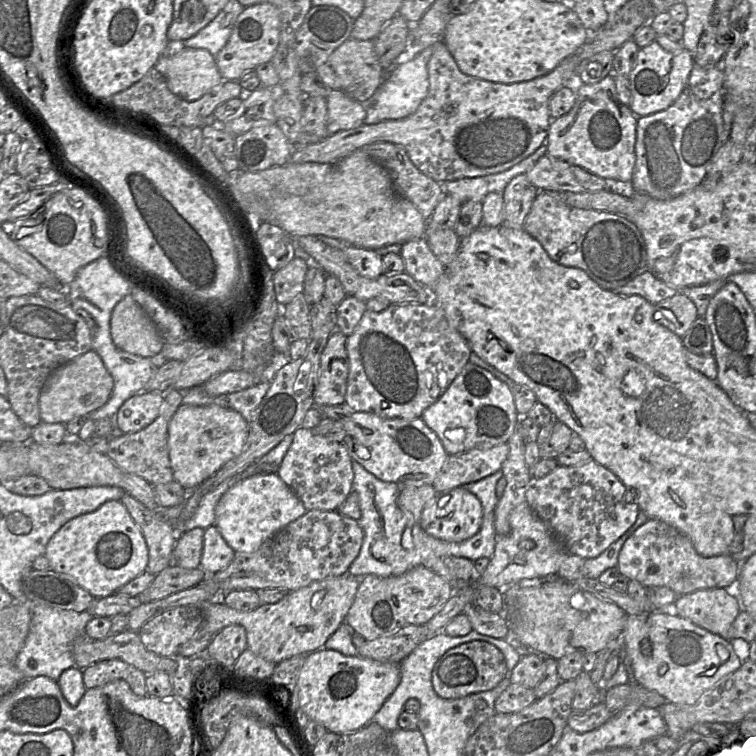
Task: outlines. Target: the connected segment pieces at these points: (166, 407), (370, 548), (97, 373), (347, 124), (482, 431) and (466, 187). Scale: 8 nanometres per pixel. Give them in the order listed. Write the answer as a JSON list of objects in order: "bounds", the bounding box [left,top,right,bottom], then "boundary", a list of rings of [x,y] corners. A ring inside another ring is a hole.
[{"bounds":[107,388,183,485],"boundary":[[[170,388],[165,392],[164,402],[157,418],[137,432],[113,434],[109,438],[107,456],[122,469],[145,479],[151,485],[166,484],[173,481],[168,448],[168,425],[174,413],[183,404],[183,395],[183,392],[176,388]]]},{"bounds":[349,460,503,577],"boundary":[[[354,460],[352,469],[354,473],[352,491],[358,494],[361,510],[361,517],[356,521],[363,530],[364,538],[358,556],[349,567],[349,574],[353,576],[368,574],[381,577],[398,576],[417,566],[426,567],[426,560],[429,558],[456,556],[475,561],[482,557],[490,559],[493,556],[496,546],[494,512],[498,503],[496,484],[503,476],[501,469],[481,480],[461,486],[477,496],[483,508],[479,531],[462,542],[449,542],[427,534],[410,513],[398,506],[399,485],[397,483],[378,479]]]},{"bounds":[39,350,113,424],"boundary":[[[89,350],[57,367],[48,376],[39,396],[40,419],[45,423],[66,424],[76,417],[87,417],[109,400],[113,388],[113,378],[101,357]]]},{"bounds":[326,90,366,135],"boundary":[[[331,90],[327,96],[326,126],[329,135],[361,126],[366,117],[366,106],[342,90]]]},{"bounds":[421,361,520,455],"boundary":[[[469,361],[447,390],[421,415],[423,422],[438,436],[448,455],[463,453],[475,447],[507,443],[520,417],[510,386]]]},{"bounds":[440,144,546,203],"boundary":[[[543,144],[532,155],[504,172],[476,178],[463,178],[440,184],[442,184],[446,194],[456,198],[460,203],[468,200],[482,202],[489,193],[503,193],[505,187],[514,177],[526,174],[545,154],[546,147]]]}]

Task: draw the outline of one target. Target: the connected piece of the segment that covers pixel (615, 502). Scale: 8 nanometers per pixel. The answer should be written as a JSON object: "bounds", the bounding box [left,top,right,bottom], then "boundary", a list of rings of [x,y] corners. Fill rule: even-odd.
{"bounds":[526,459,640,559],"boundary":[[[593,459],[575,466],[558,465],[542,478],[532,477],[526,491],[526,502],[544,521],[565,550],[583,559],[595,558],[620,539],[631,527],[640,512],[635,492],[608,468]]]}

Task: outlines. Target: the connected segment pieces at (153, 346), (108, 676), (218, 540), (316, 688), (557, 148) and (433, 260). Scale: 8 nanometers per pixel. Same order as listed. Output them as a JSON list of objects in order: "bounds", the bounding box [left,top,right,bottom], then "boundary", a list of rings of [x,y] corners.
[{"bounds":[110,295,165,357],"boundary":[[[126,295],[114,307],[110,333],[117,348],[141,357],[155,356],[165,344],[153,321],[131,295]]]},{"bounds":[82,659,147,697],"boundary":[[[119,659],[102,660],[82,669],[86,689],[103,686],[115,680],[124,680],[132,692],[140,697],[147,696],[146,674]]]},{"bounds":[200,527,235,575],"boundary":[[[217,527],[204,530],[200,566],[206,575],[213,575],[225,569],[234,559],[235,551],[226,543]]]},{"bounds":[298,647,401,733],"boundary":[[[325,647],[306,655],[298,677],[300,709],[332,733],[350,733],[368,725],[401,680],[400,663],[345,656]]]},{"bounds":[547,71,638,186],"boundary":[[[613,71],[596,84],[575,84],[576,102],[569,113],[551,120],[547,154],[578,166],[604,180],[628,186],[635,166],[638,117],[618,99]]]},{"bounds":[400,238,446,290],"boundary":[[[425,238],[403,243],[400,255],[405,263],[405,272],[429,290],[445,272],[446,267],[435,257]]]}]

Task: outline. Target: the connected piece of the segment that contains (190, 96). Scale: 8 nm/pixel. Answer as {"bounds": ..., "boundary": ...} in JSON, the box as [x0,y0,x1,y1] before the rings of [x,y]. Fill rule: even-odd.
{"bounds":[154,47,223,101],"boundary":[[[185,47],[181,52],[172,57],[161,55],[154,67],[165,77],[169,89],[186,101],[200,99],[223,82],[215,61],[215,56],[202,48]]]}

